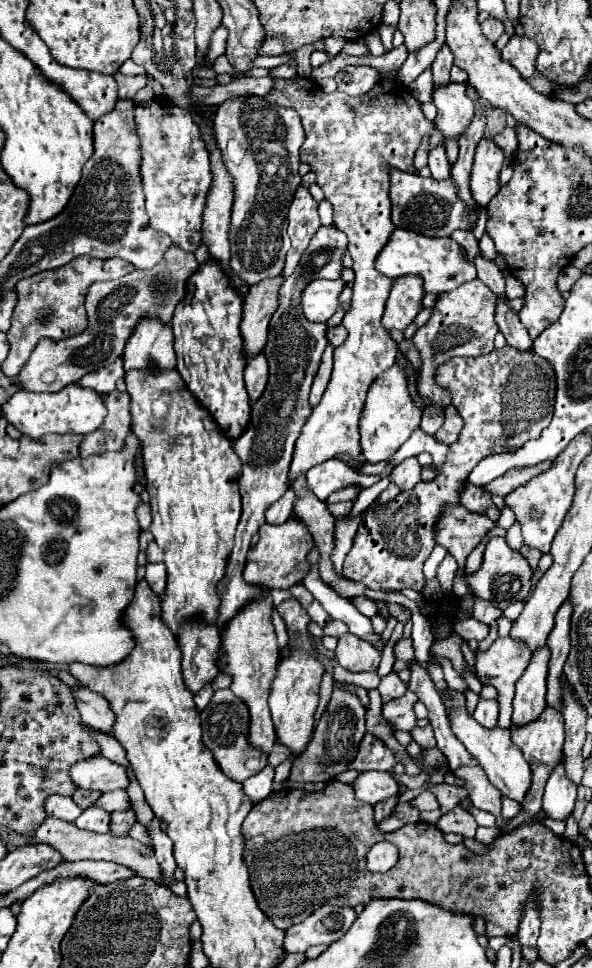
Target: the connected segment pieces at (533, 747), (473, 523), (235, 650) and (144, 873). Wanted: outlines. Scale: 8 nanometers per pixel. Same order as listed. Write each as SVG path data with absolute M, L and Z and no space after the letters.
M546 706L544 712L532 720L530 724L524 724L524 726L512 726L510 730L512 734L512 742L522 750L524 758L528 760L530 768L532 768L532 786L526 794L526 800L522 802L522 812L518 816L512 818L512 824L502 828L502 832L506 830L514 830L514 824L522 824L522 822L544 822L544 826L550 828L555 834L562 836L566 829L566 823L563 821L554 821L551 819L539 819L536 818L536 812L542 808L542 794L544 794L544 784L550 776L550 772L558 766L560 758L562 758L562 744L564 744L564 718L560 716L560 710L552 708L552 706Z
M446 506L440 522L436 542L446 546L459 569L465 567L468 554L482 542L482 538L496 526L488 516L468 512L464 506Z
M252 600L248 608L240 608L240 616L234 616L234 620L228 620L228 624L224 626L222 656L218 664L220 672L232 676L230 690L248 704L250 708L248 742L262 752L270 752L276 742L276 732L274 732L270 710L268 710L270 684L274 680L276 666L280 660L274 624L272 624L272 612L274 612L272 600Z
M48 816L46 822L36 830L36 842L50 844L52 848L56 848L64 856L64 860L110 860L110 862L116 862L120 866L132 868L138 876L150 878L158 884L162 884L162 880L164 880L160 866L156 864L152 846L142 844L130 836L120 838L120 836L112 836L110 832L106 832L106 834L86 832L86 830L76 828L76 824L72 824L72 822L64 822L64 820L56 820L56 818Z

